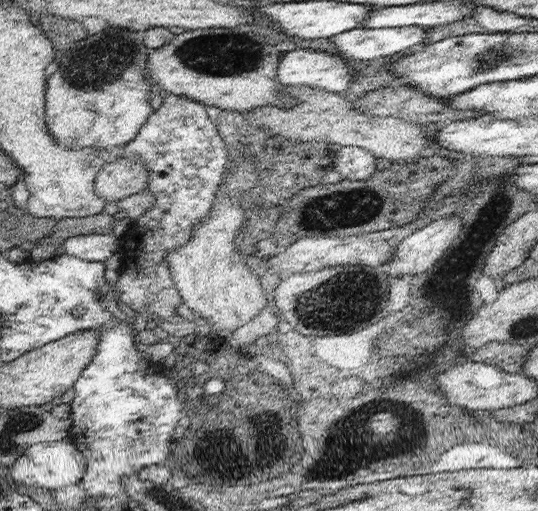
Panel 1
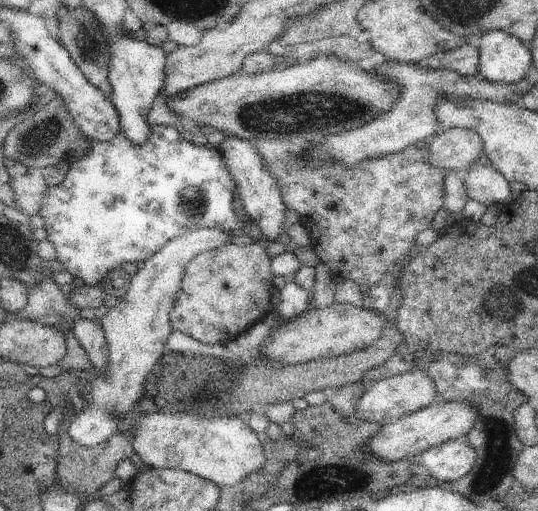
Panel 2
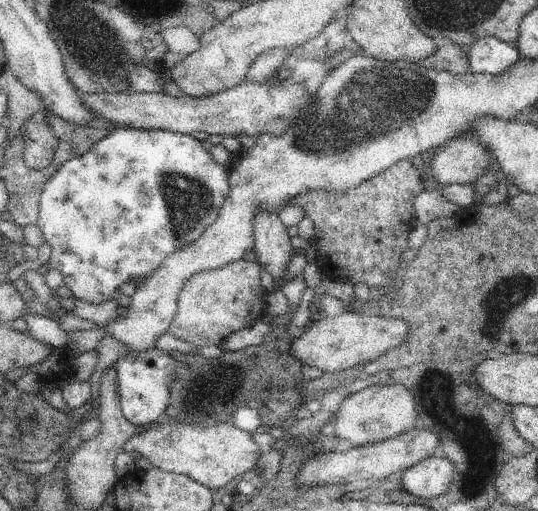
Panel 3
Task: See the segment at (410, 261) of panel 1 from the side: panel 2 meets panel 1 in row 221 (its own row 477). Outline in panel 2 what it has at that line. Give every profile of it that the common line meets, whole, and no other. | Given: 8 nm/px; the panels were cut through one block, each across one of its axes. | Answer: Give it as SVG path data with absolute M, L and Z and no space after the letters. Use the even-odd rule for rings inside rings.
M461 436L457 440L447 440L439 446L433 446L421 452L417 458L419 464L431 472L431 478L439 482L439 486L447 486L449 482L455 482L469 474L473 462L477 460L477 452L469 444L467 436Z

